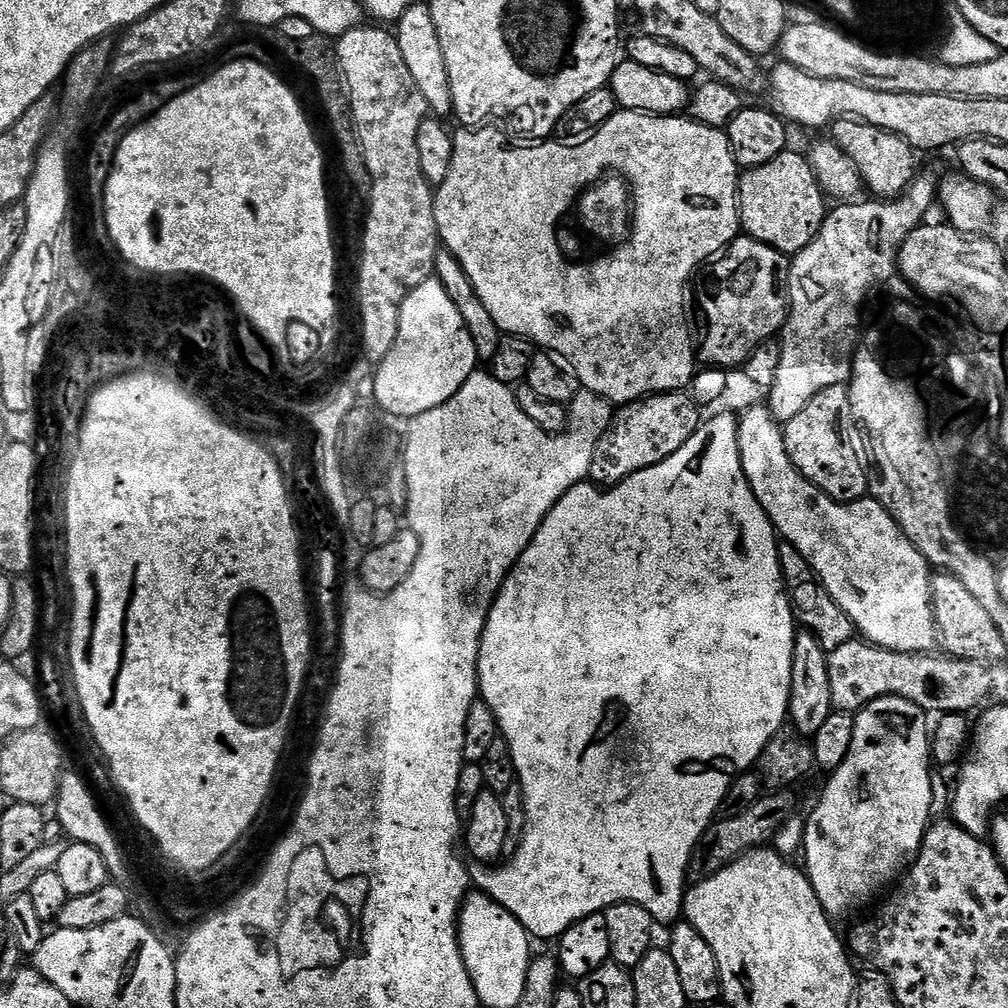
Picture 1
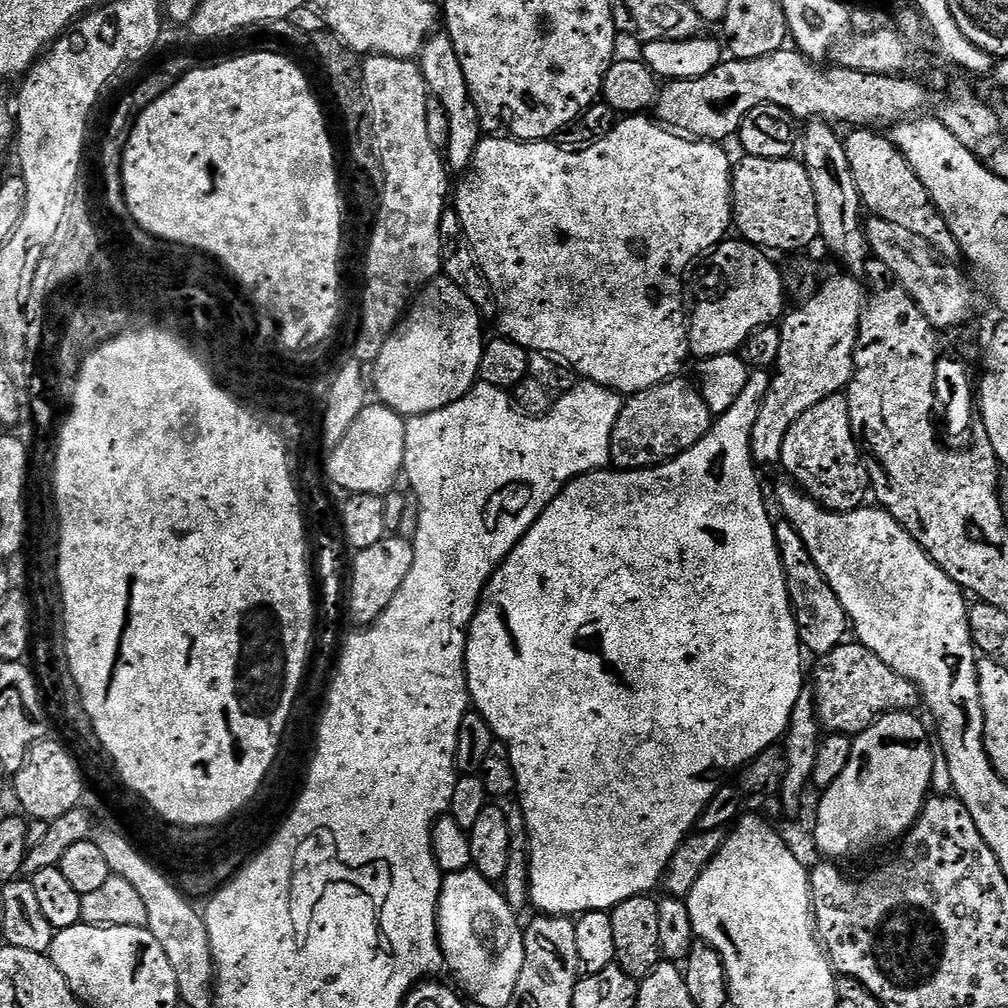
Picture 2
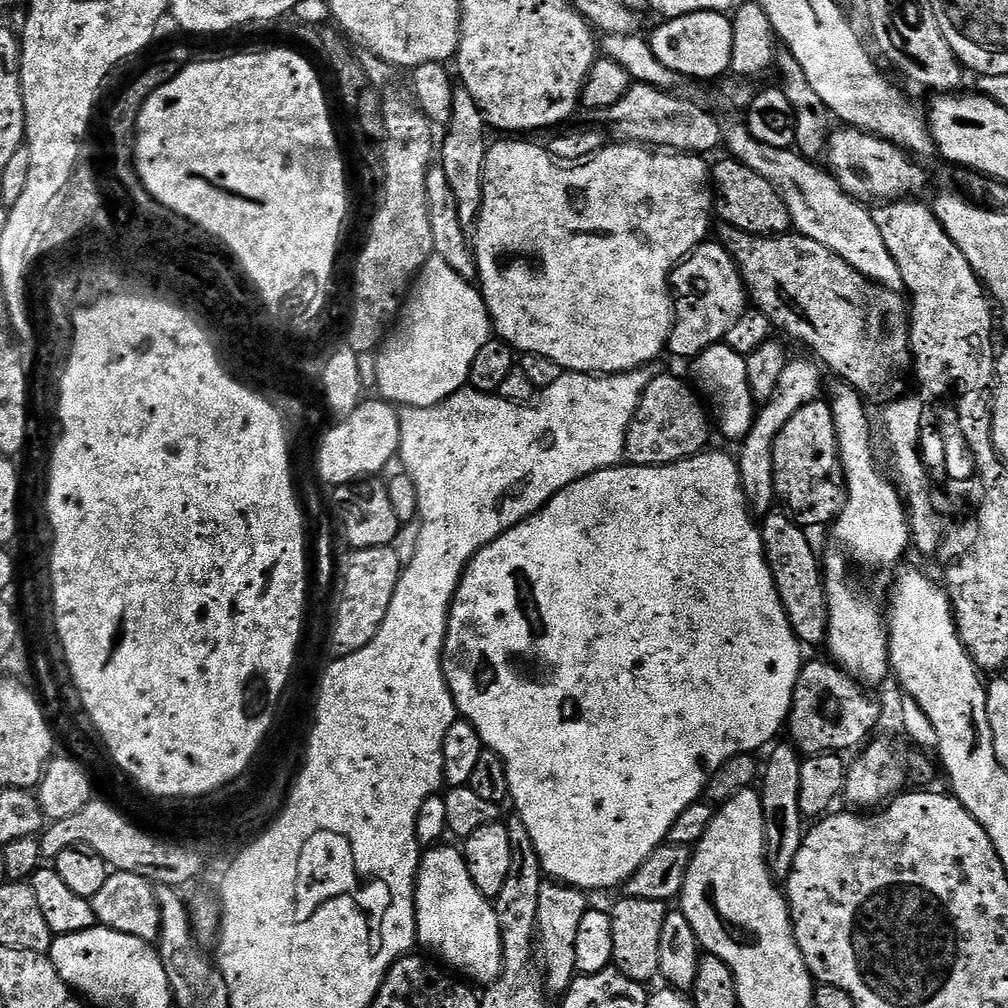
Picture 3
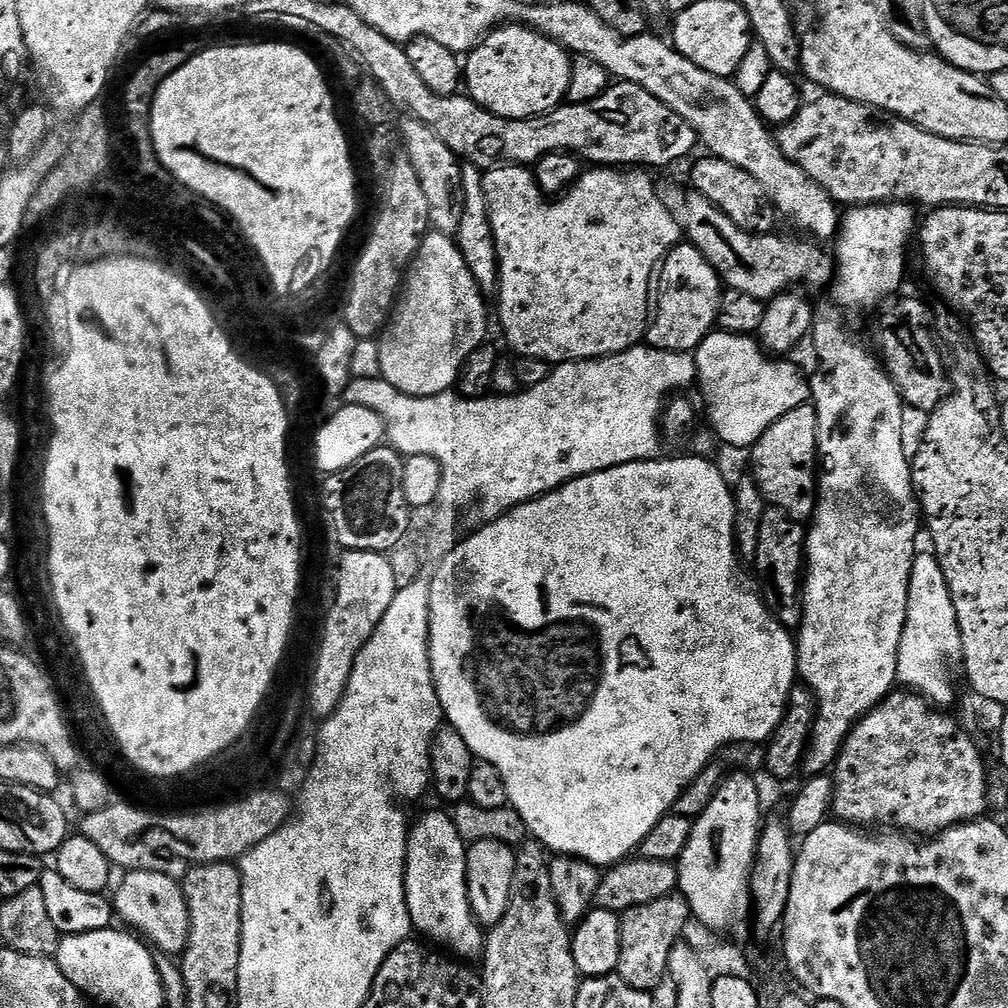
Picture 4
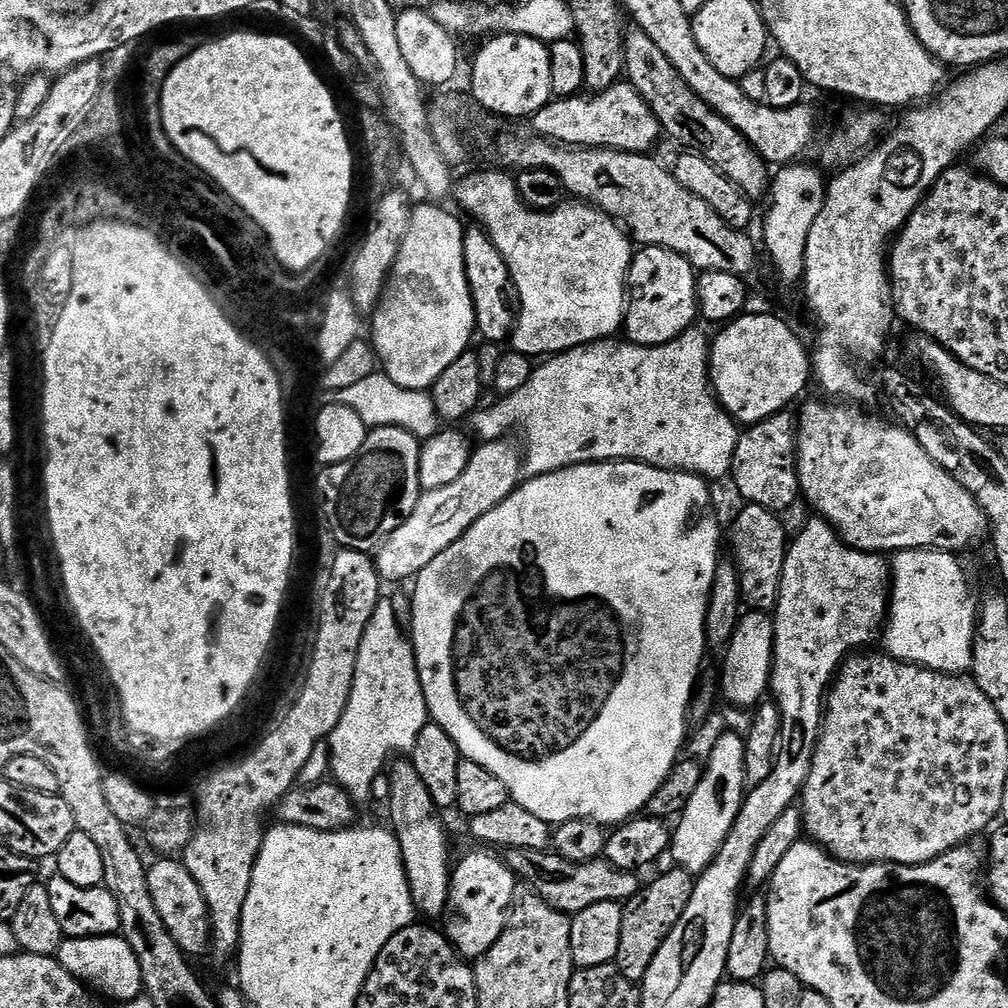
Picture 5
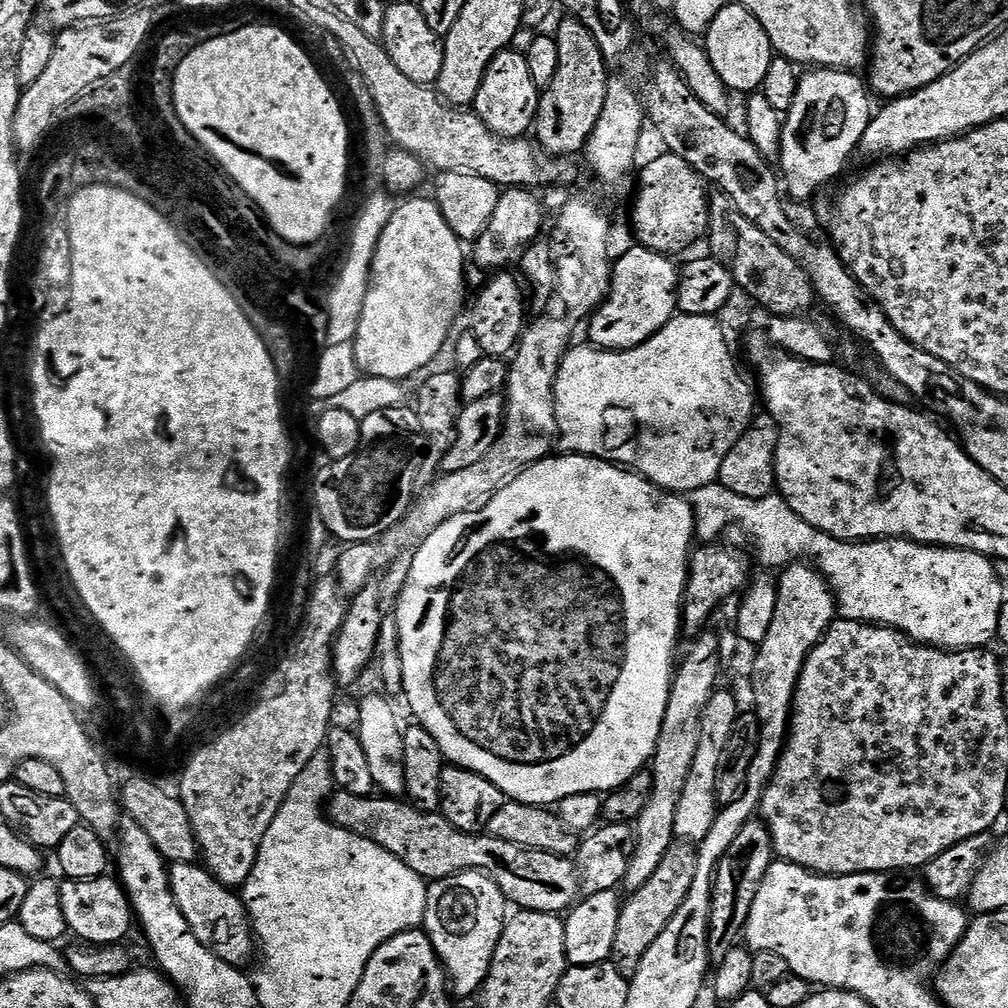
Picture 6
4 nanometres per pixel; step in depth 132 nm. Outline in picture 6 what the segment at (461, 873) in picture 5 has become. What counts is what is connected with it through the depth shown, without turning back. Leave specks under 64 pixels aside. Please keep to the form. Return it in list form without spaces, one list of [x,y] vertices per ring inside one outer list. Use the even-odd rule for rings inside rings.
[[[463,872],[445,880],[433,880],[428,884],[426,914],[422,928],[427,932],[440,963],[444,965],[453,997],[472,996],[475,992],[477,995],[483,989],[488,979],[488,971],[492,965],[496,947],[504,933],[506,923],[504,907],[506,907],[506,901],[502,890],[483,872]]]

